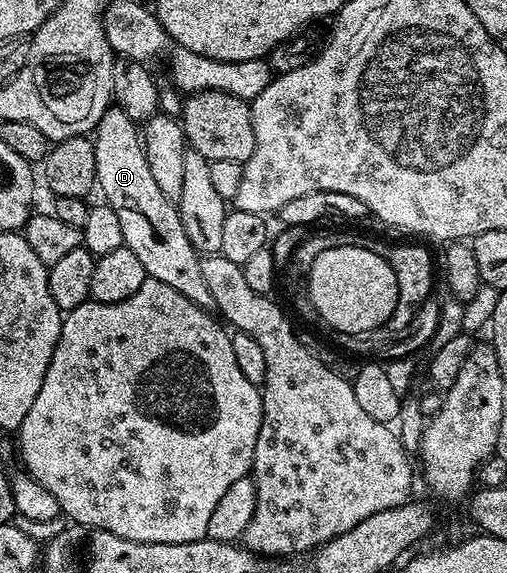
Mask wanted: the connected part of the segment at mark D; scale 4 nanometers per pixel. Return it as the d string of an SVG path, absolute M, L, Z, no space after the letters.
M110 107L104 112L94 130L94 159L97 188L99 192L102 191L105 204L110 206L114 215L121 221L124 246L141 260L145 274L153 281L166 283L196 305L209 311L215 310L214 297L202 276L201 256L186 236L179 208L175 202L163 195L158 183L151 177L141 130L137 122L132 121L130 115L126 115L126 111Z

